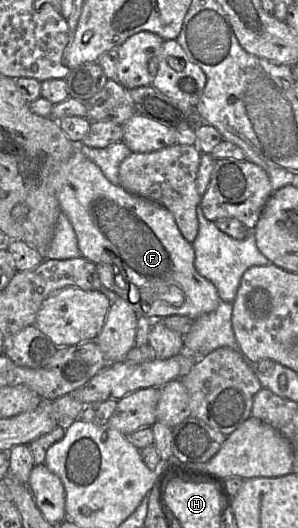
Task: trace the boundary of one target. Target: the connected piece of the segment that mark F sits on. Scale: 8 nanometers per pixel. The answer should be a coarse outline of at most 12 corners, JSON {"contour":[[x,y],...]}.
{"contour":[[79,146],[61,214],[102,286],[151,321],[222,302],[160,204]]}

